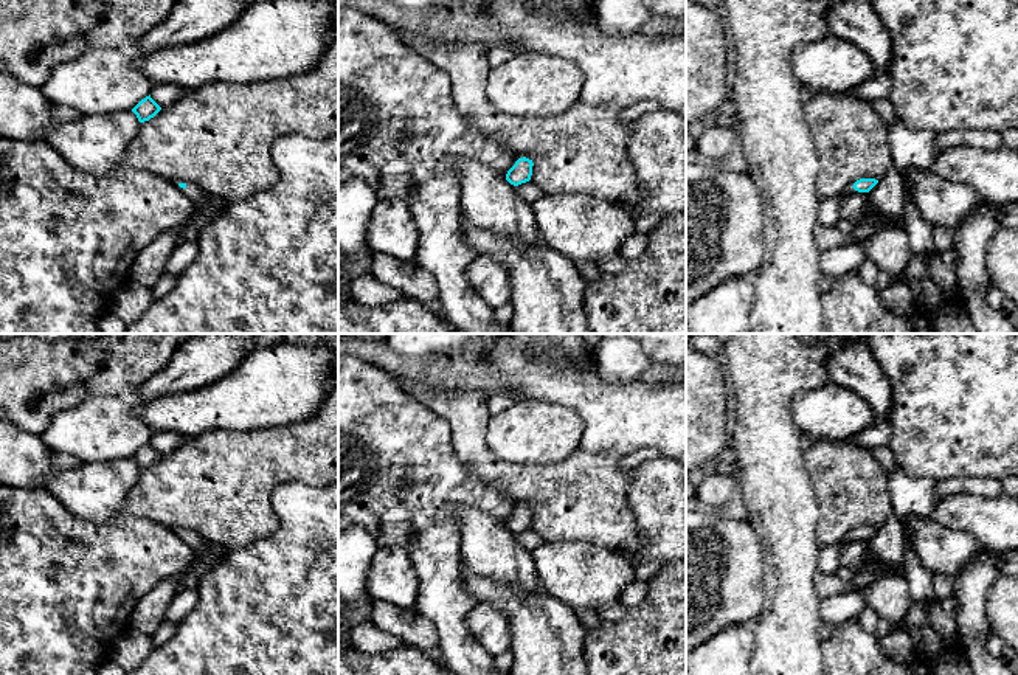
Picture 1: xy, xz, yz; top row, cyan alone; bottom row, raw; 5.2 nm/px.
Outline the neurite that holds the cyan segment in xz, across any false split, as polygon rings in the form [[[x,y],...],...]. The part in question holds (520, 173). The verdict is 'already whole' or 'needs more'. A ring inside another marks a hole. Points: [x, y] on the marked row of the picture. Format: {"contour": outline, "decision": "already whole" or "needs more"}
{"contour": [[[526,157],[518,158],[515,164],[507,171],[506,180],[514,186],[529,182],[532,175],[532,166],[532,160]]], "decision": "already whole"}

